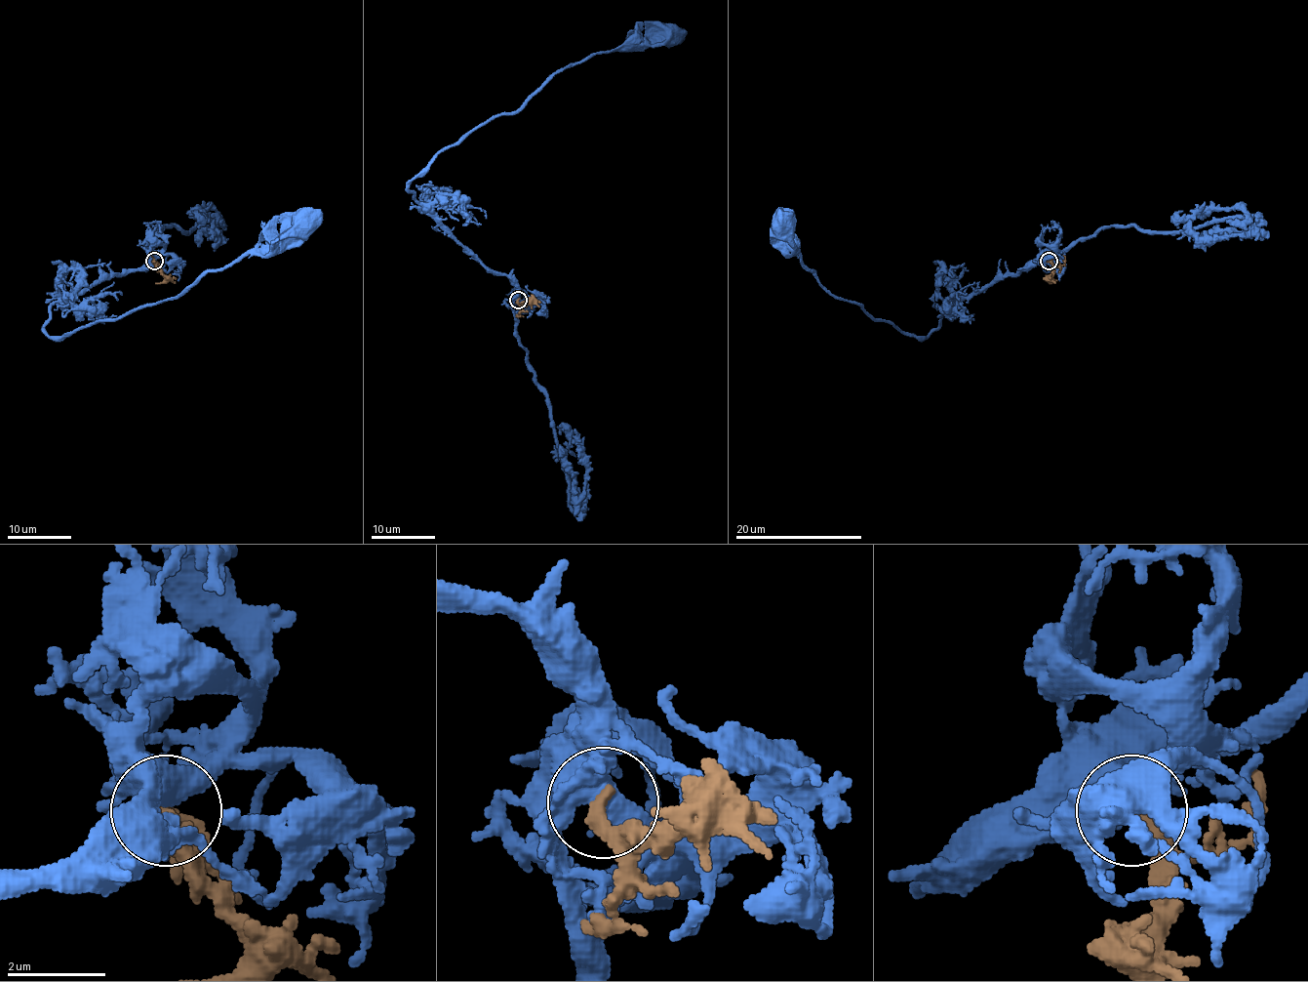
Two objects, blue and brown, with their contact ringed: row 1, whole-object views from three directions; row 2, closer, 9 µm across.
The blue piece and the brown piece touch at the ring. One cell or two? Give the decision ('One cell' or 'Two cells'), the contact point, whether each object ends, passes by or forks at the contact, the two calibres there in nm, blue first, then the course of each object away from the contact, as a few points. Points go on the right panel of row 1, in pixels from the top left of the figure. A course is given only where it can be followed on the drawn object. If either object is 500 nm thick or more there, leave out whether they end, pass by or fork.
One cell. Place: (1049, 261). Thickness 550 nm (blue) against 380 nm. Course of blue: (1049, 260), (958, 296), (927, 336), (904, 334), (834, 298), (777, 222). Course of brown: (1049, 261), (1055, 283)

